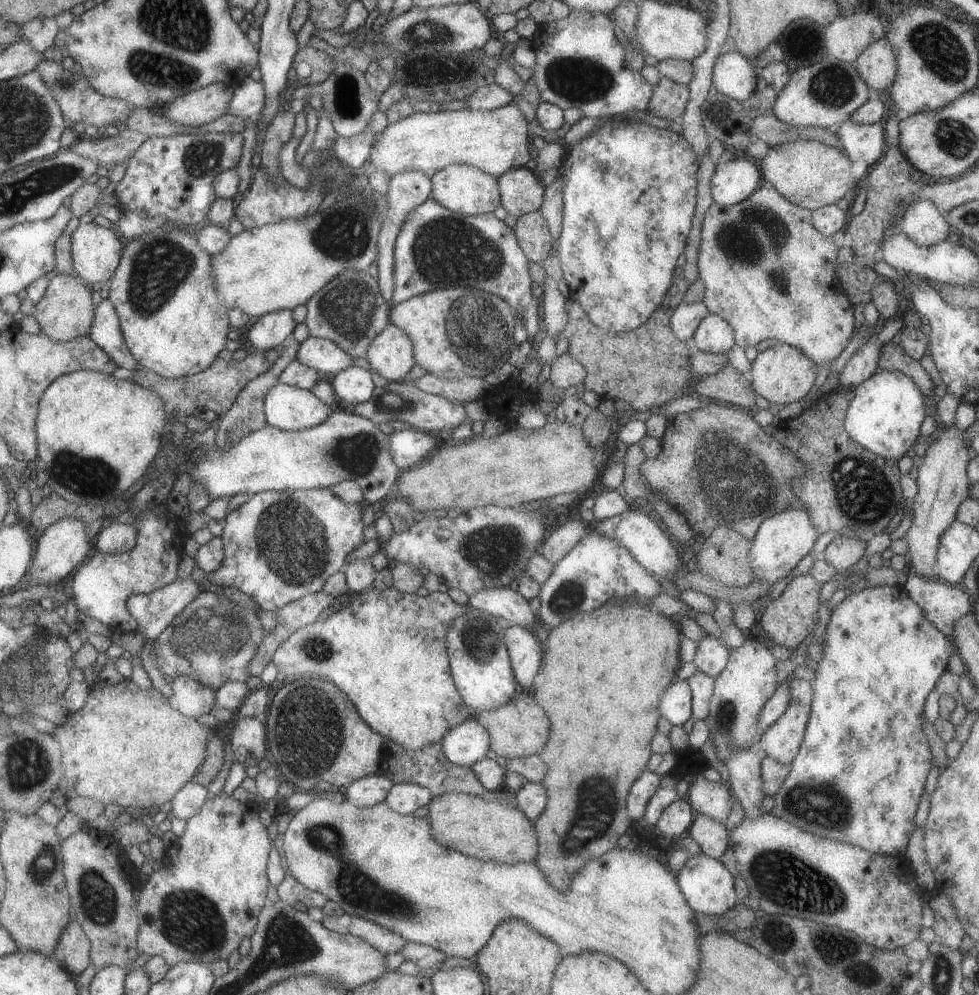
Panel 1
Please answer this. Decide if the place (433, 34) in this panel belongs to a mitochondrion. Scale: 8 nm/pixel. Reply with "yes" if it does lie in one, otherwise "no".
yes

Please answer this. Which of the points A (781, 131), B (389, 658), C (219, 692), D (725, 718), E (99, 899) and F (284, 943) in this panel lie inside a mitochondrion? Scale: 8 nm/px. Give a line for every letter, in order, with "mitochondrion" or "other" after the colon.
A: other
B: other
C: other
D: mitochondrion
E: mitochondrion
F: mitochondrion

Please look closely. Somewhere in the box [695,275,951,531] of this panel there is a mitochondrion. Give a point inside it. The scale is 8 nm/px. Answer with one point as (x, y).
(868, 489)

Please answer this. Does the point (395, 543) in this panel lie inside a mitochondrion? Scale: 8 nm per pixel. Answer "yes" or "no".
no

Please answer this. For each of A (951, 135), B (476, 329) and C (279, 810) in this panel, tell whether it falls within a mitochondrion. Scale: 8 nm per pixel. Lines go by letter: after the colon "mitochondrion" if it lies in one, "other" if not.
A: mitochondrion
B: mitochondrion
C: other

